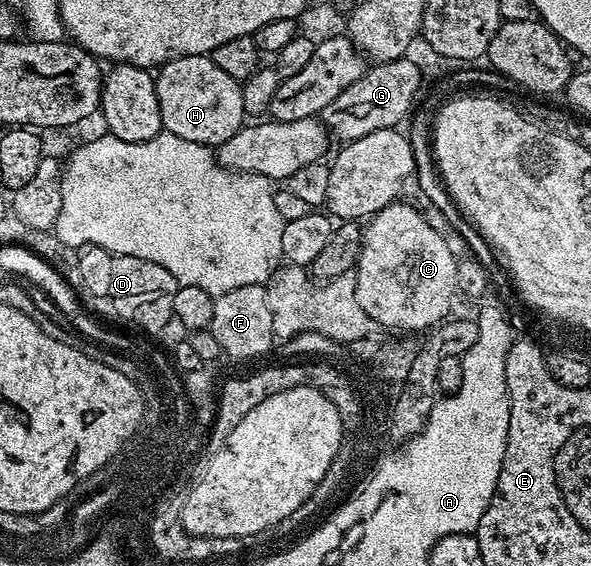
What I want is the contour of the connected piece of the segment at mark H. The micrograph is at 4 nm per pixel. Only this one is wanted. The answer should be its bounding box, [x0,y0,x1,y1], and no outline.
[154,55,247,146]

